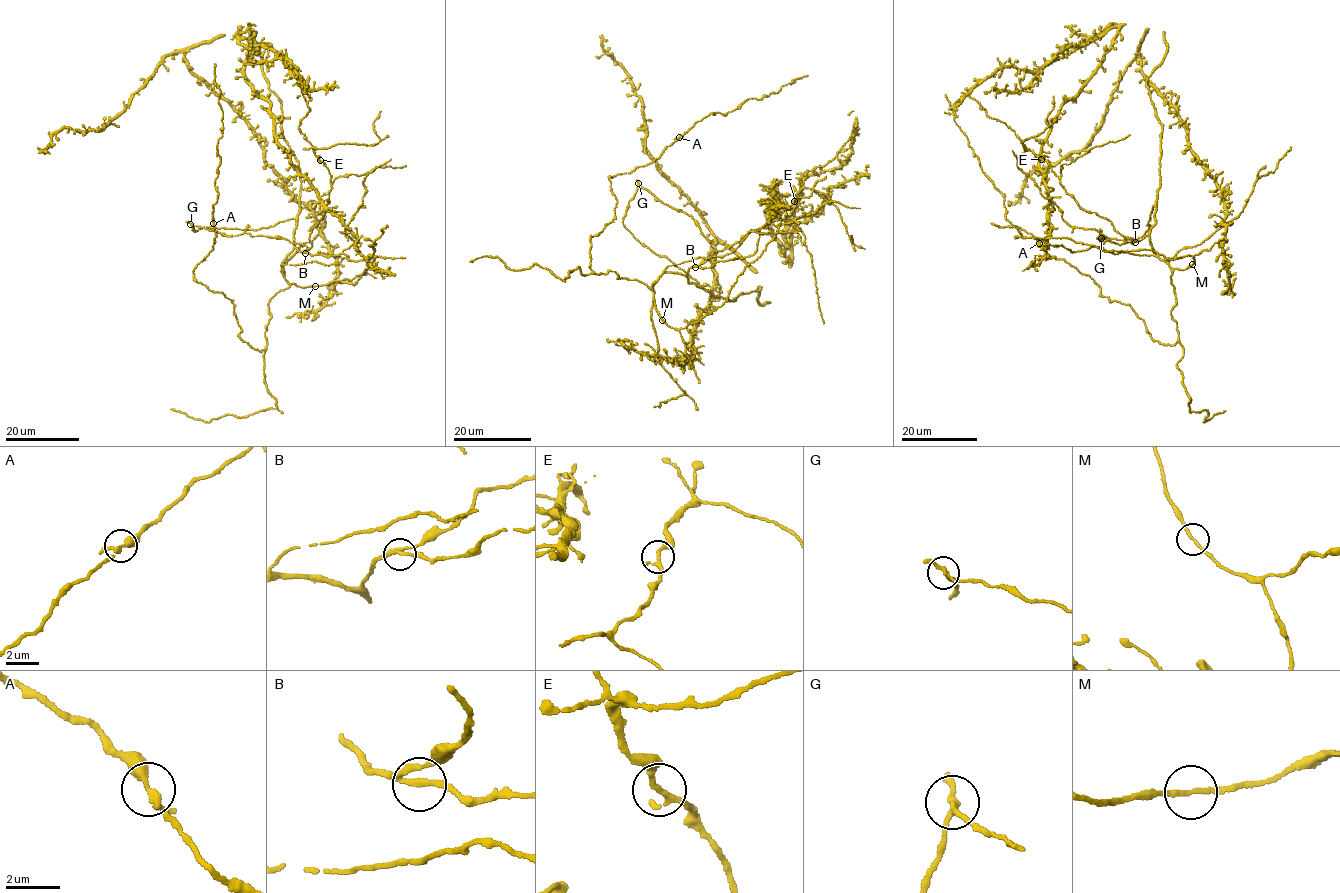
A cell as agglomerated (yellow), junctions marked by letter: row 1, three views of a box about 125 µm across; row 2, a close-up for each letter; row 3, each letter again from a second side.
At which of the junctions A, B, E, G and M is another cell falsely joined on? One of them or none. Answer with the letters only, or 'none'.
G

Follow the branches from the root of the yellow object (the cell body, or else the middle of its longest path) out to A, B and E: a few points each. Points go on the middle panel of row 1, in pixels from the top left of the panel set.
A: (748, 232), (650, 288), (590, 269), (591, 237), (614, 218), (609, 177), (649, 163), (678, 137)
B: (748, 232), (695, 267)
E: (748, 232), (783, 219), (793, 212), (795, 201)

